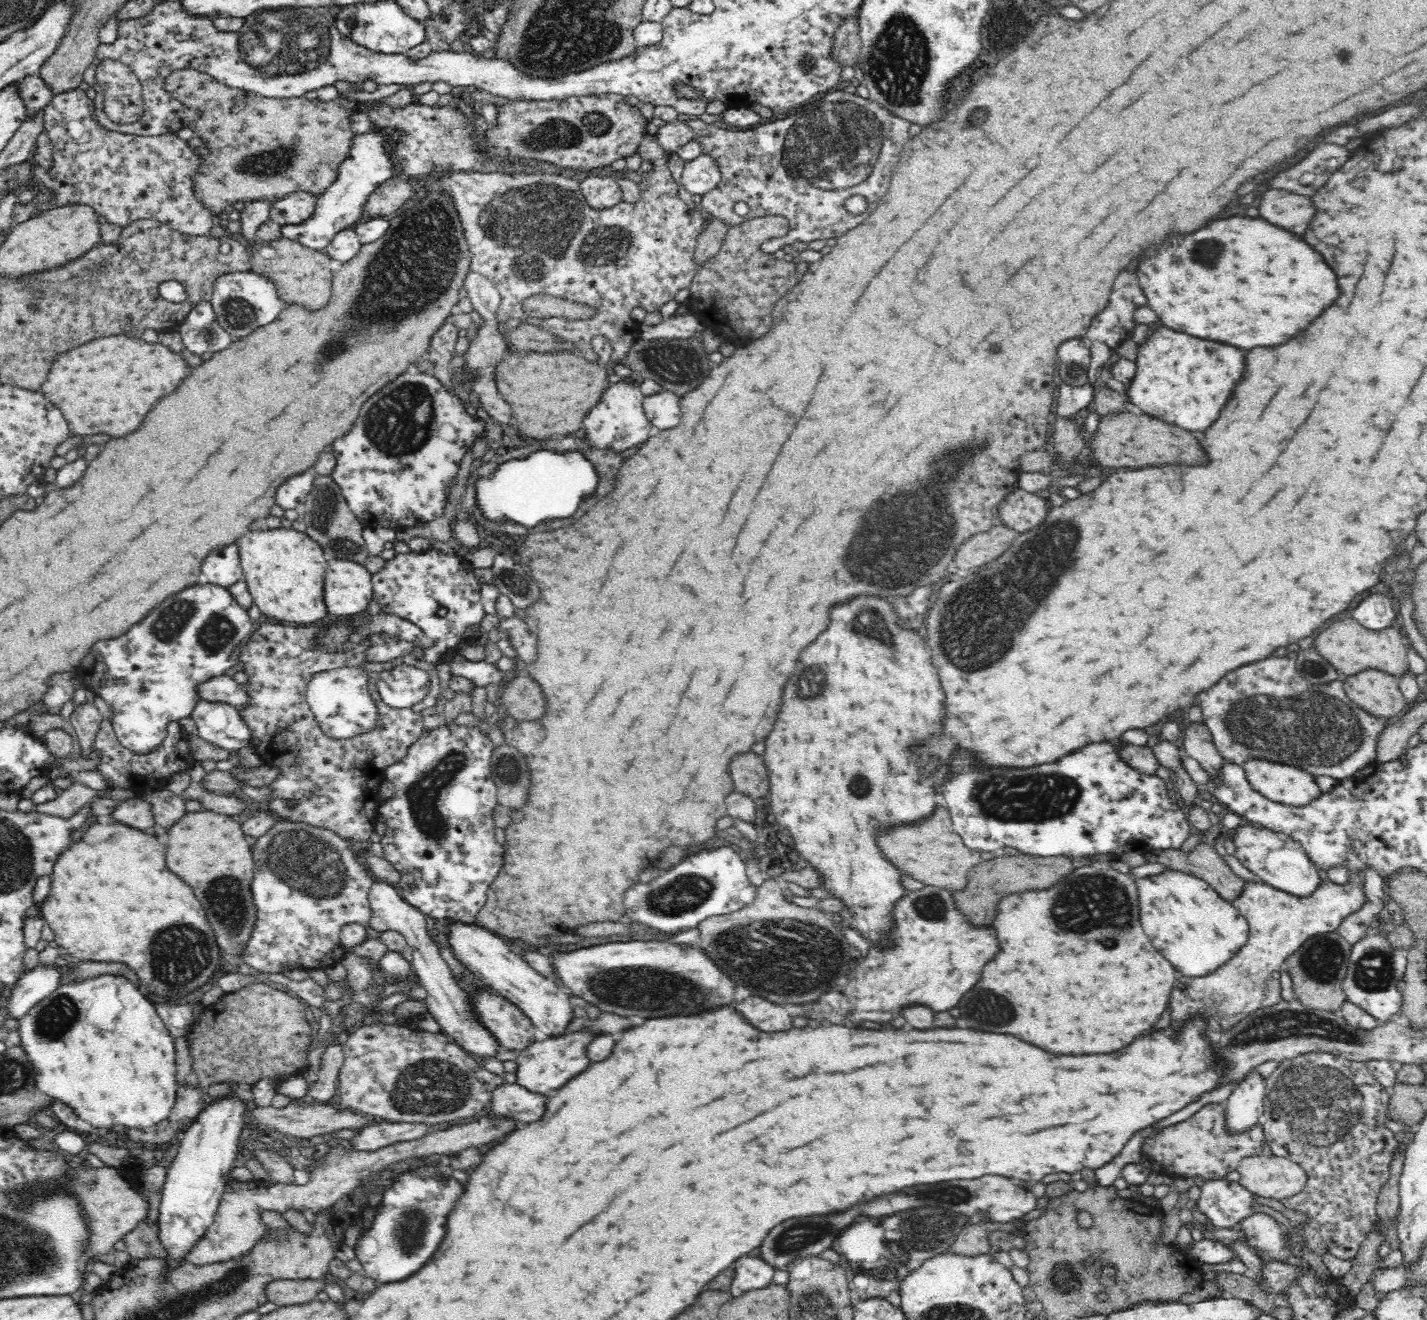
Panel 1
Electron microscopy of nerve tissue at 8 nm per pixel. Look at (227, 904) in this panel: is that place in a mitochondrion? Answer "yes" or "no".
yes

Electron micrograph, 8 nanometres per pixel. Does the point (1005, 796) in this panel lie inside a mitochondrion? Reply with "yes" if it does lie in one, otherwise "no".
yes

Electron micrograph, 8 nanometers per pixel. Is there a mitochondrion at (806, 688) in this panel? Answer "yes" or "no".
yes

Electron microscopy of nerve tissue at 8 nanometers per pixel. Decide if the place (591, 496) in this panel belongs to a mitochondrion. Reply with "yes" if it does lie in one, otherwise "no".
no

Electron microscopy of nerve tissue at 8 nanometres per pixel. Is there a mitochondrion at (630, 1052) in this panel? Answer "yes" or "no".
no

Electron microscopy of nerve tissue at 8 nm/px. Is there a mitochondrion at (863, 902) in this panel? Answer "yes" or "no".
no

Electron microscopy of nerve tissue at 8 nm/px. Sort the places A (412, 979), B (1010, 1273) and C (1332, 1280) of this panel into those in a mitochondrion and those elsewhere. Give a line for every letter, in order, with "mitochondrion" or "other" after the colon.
A: other
B: other
C: other

